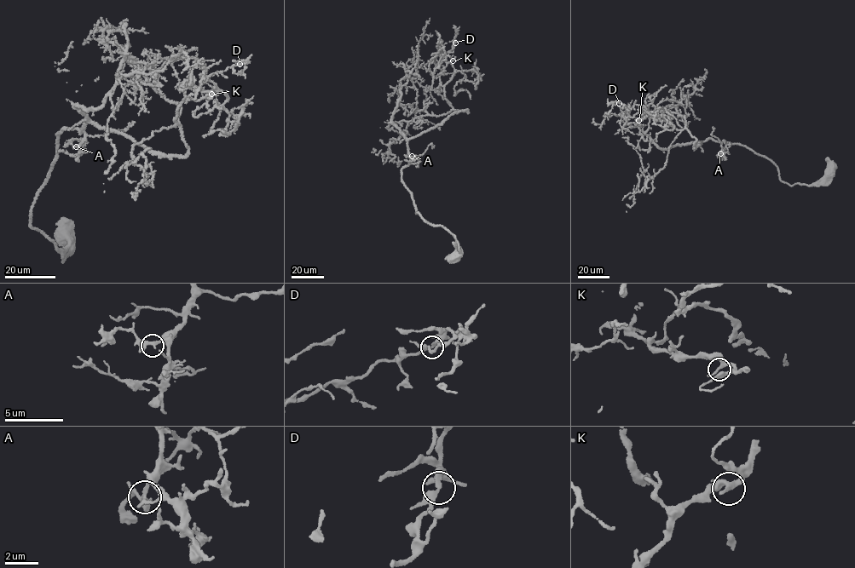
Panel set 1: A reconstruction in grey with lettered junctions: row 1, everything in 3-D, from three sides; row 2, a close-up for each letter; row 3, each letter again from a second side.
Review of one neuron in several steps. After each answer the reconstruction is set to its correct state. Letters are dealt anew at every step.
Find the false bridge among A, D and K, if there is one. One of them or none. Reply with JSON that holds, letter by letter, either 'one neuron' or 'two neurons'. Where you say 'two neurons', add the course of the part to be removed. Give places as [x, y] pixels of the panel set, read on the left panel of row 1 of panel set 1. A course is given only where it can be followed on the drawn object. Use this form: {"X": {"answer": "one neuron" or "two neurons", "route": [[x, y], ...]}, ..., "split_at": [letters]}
{"A": {"answer": "one neuron"}, "D": {"answer": "one neuron"}, "K": {"answer": "one neuron"}, "split_at": []}

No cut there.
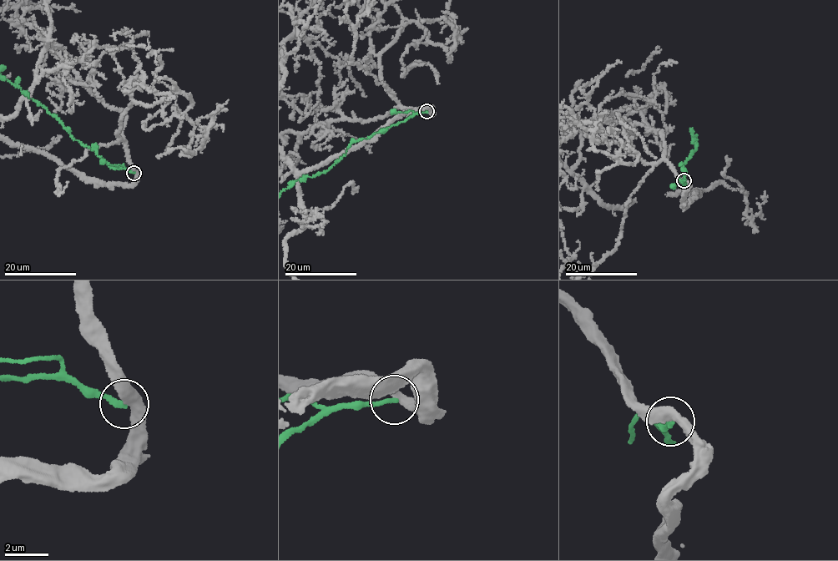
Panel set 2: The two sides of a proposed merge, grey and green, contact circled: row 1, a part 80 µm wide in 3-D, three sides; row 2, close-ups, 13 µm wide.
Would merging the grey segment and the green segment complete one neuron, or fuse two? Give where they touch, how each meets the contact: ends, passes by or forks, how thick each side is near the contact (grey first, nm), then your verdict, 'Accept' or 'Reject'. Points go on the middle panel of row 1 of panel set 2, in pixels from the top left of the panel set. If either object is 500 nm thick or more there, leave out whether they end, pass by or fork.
Place: (426, 111). At the ring grey passes by. At the ring green ends. Thickness 440 nm (grey) against 240 nm. Reject

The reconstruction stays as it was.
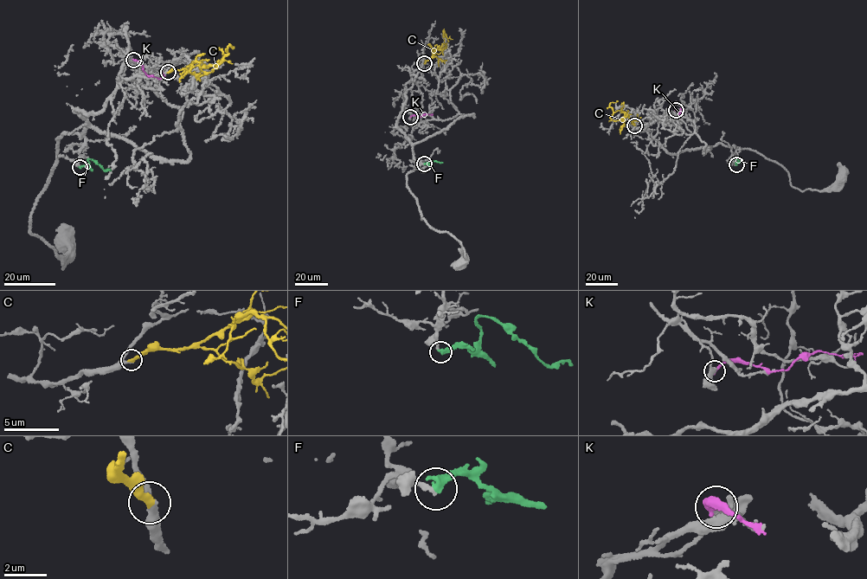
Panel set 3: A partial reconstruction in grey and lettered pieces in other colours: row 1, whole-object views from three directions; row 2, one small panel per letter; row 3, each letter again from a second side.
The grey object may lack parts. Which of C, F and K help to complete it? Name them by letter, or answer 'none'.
C

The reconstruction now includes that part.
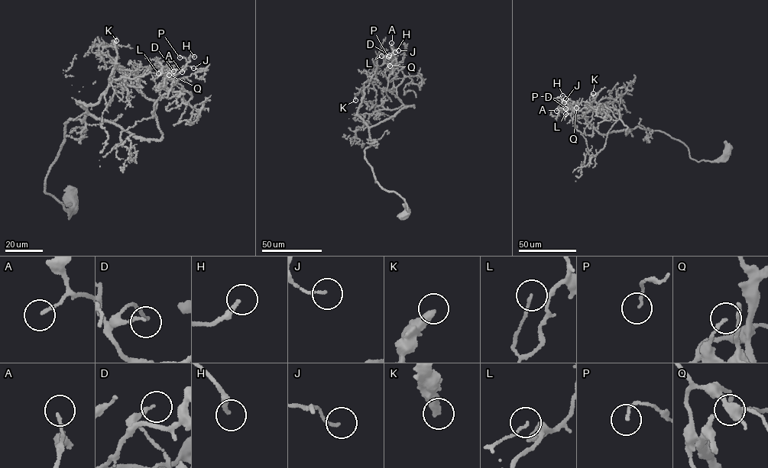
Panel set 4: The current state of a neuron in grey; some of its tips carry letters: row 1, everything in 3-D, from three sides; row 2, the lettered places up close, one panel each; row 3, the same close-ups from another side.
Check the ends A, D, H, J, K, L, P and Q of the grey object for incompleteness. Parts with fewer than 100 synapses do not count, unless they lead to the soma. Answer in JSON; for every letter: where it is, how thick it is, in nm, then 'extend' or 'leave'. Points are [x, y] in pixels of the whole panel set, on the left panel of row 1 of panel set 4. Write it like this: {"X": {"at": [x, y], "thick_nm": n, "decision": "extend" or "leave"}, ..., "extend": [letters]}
{"A": {"at": [182, 72], "thick_nm": 130, "decision": "leave"}, "D": {"at": [173, 71], "thick_nm": 130, "decision": "leave"}, "H": {"at": [194, 56], "thick_nm": 200, "decision": "leave"}, "J": {"at": [193, 68], "thick_nm": 110, "decision": "leave"}, "K": {"at": [116, 40], "thick_nm": 400, "decision": "extend"}, "L": {"at": [158, 73], "thick_nm": 60, "decision": "leave"}, "P": {"at": [179, 57], "thick_nm": 110, "decision": "leave"}, "Q": {"at": [169, 75], "thick_nm": 120, "decision": "leave"}, "extend": ["K"]}

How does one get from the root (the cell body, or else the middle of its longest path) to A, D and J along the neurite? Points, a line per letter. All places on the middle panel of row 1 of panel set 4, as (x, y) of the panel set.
A: (403, 215), (403, 198), (375, 182), (365, 158), (368, 127), (357, 113), (364, 82), (390, 55), (391, 43)
D: (403, 215), (403, 198), (375, 182), (365, 158), (371, 143), (368, 127), (357, 113), (364, 82), (389, 55)
J: (403, 215), (403, 198), (375, 182), (365, 158), (368, 127), (357, 113), (364, 82), (391, 45), (398, 50)

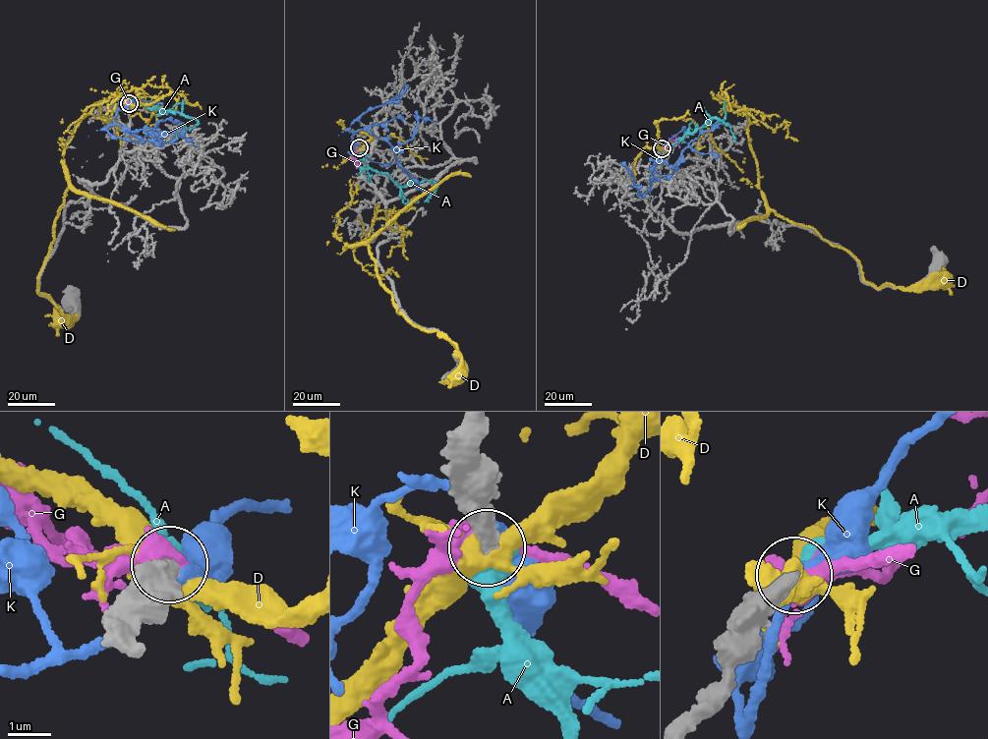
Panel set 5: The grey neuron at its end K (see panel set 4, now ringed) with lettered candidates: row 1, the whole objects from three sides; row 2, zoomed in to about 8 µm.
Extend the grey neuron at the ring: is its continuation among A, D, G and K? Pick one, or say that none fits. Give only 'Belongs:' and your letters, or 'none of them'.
Belongs: A

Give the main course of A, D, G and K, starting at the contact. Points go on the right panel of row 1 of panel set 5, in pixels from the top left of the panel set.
A: (662, 148), (691, 134), (714, 117), (729, 125), (735, 142)
D: (662, 149), (682, 120), (692, 119), (761, 190), (765, 206), (848, 251), (867, 282), (905, 288), (944, 280)
G: (661, 148), (675, 142), (671, 135)
K: (661, 150), (651, 179), (670, 175), (681, 151), (689, 142), (702, 133), (725, 124)

